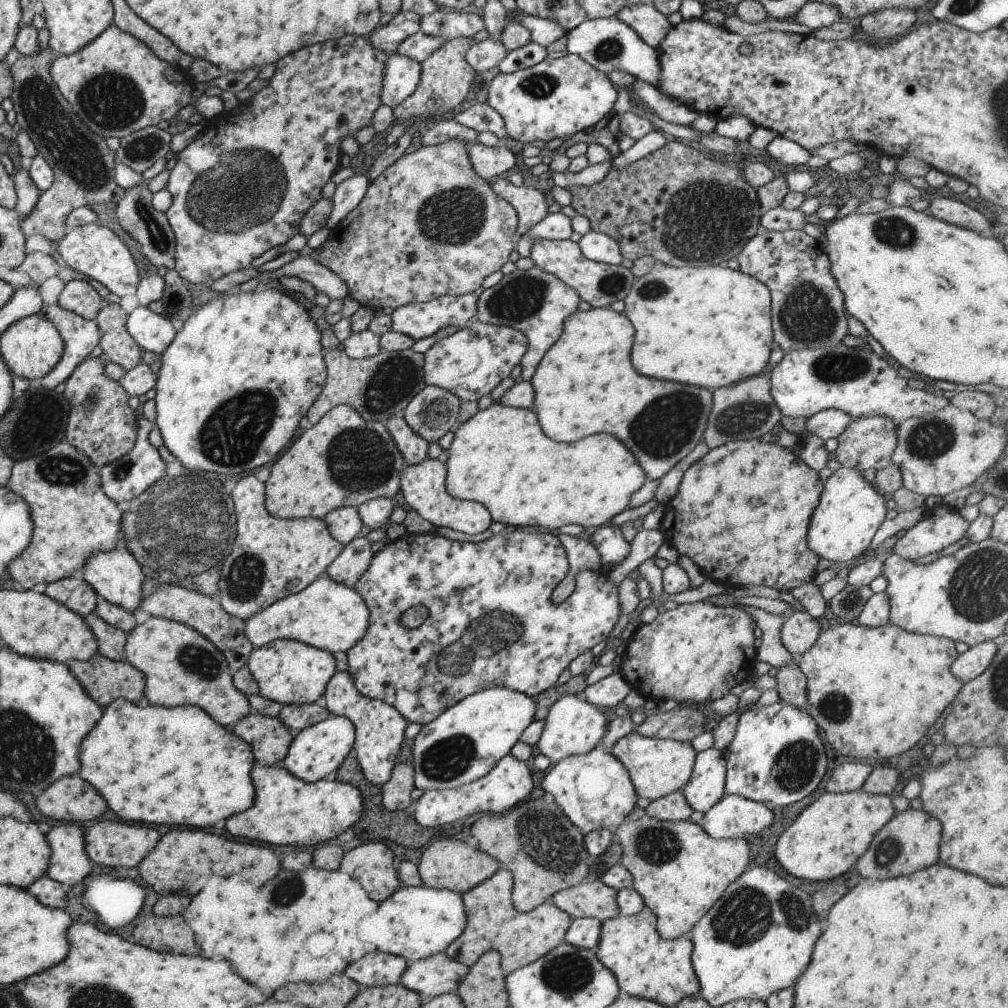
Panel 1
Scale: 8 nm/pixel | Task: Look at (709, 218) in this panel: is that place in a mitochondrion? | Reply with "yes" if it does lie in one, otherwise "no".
yes

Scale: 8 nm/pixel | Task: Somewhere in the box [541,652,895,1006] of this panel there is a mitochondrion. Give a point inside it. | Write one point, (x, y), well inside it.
(742, 919)

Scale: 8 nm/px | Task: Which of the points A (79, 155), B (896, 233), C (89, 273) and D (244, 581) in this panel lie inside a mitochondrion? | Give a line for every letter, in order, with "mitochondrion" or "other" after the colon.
A: mitochondrion
B: mitochondrion
C: other
D: mitochondrion

